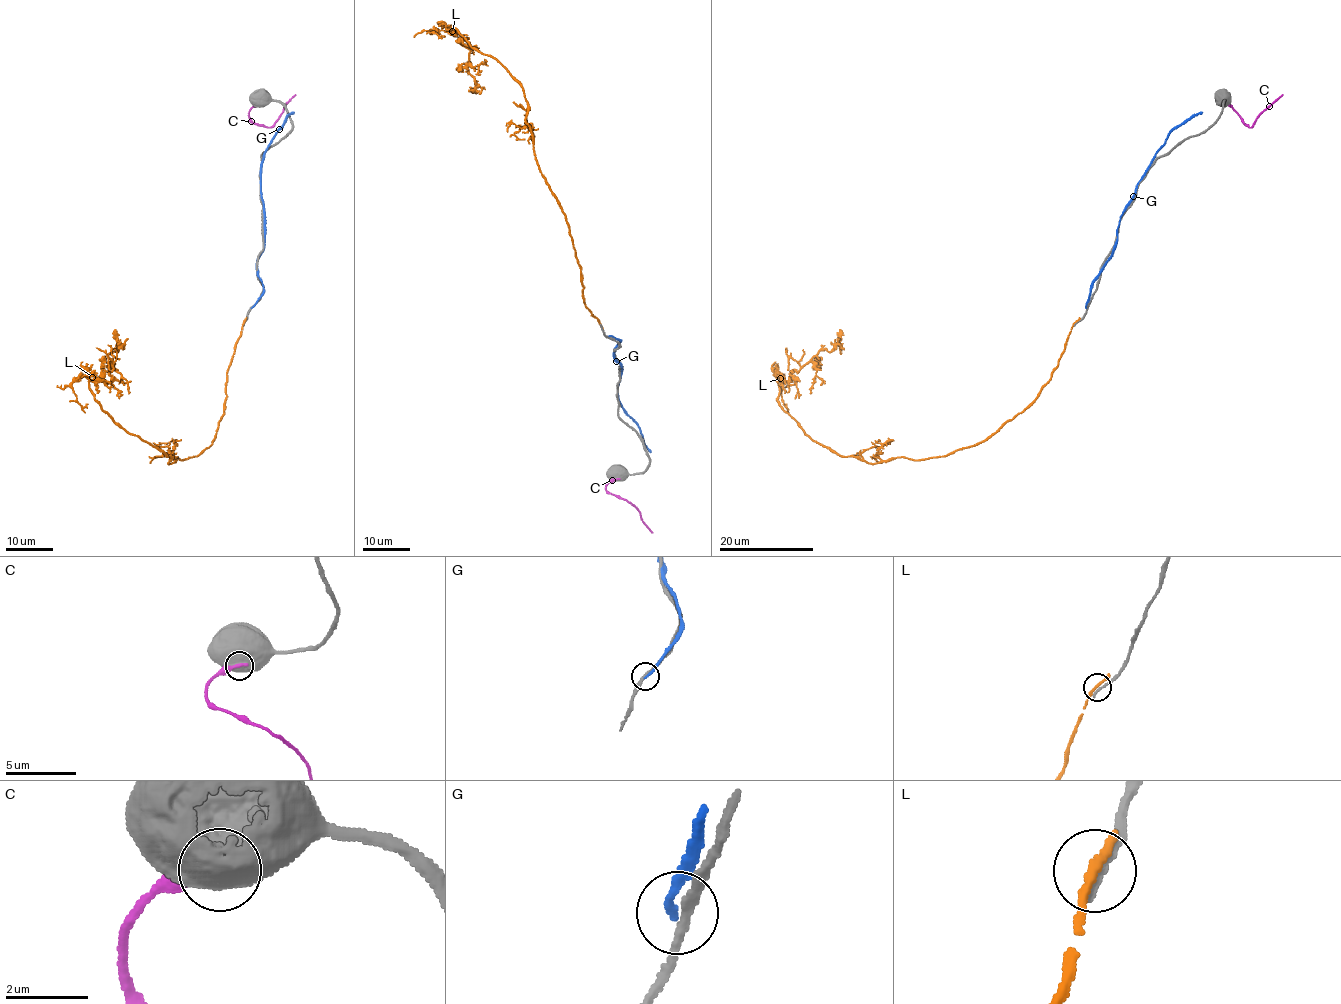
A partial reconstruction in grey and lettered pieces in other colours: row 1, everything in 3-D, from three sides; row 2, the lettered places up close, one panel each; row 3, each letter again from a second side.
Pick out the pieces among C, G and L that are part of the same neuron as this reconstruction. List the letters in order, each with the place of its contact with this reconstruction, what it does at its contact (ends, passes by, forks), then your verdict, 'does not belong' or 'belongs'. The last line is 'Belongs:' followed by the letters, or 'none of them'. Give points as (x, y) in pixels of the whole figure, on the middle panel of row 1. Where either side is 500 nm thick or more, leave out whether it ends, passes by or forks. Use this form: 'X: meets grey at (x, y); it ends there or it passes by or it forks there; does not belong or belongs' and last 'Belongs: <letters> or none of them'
C: meets grey at (617, 479); does not belong
G: meets grey at (608, 336); it ends there; does not belong
L: meets grey at (601, 326); it passes by; does not belong
Belongs: none of them

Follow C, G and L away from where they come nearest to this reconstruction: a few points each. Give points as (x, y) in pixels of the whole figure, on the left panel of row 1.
C: (259, 105), (251, 108), (249, 118), (256, 124), (270, 127), (295, 94)
G: (251, 307), (263, 292), (257, 273), (257, 263), (264, 248), (261, 163), (272, 137), (294, 112)
L: (244, 322), (213, 441), (172, 463), (117, 425), (89, 387), (90, 377), (102, 380), (113, 368), (113, 331)

